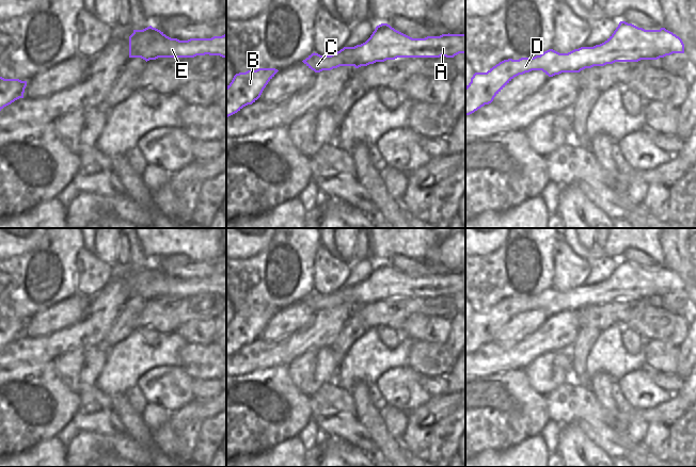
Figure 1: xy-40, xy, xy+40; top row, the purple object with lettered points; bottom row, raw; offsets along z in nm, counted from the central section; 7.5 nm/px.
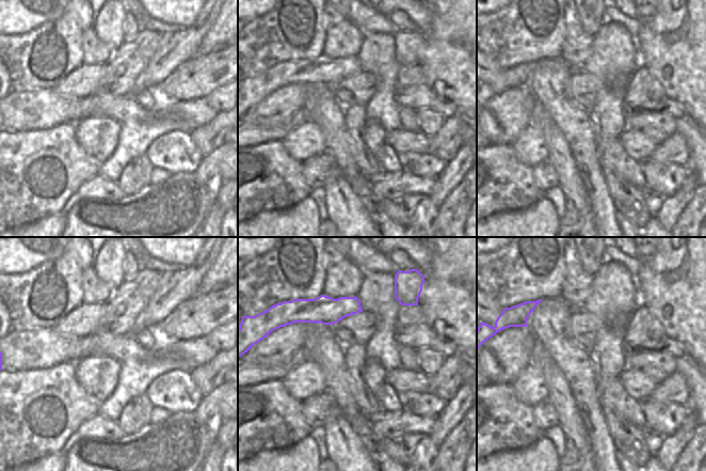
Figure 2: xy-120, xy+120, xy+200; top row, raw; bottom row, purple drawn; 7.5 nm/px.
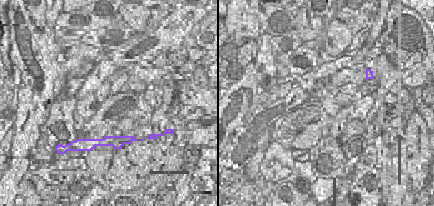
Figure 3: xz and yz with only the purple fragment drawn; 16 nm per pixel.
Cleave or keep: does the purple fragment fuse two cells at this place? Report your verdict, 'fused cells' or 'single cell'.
single cell

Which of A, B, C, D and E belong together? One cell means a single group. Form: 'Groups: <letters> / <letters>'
Groups: A B C D E.

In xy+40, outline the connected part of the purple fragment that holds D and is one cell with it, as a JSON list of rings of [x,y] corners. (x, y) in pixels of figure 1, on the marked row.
[[[620,21],[614,33],[600,45],[581,47],[568,53],[549,49],[534,58],[504,60],[487,73],[475,73],[465,86],[465,115],[491,103],[515,77],[532,70],[542,70],[553,77],[615,62],[658,60],[673,53],[684,53],[682,39],[673,32],[665,28],[645,30]]]

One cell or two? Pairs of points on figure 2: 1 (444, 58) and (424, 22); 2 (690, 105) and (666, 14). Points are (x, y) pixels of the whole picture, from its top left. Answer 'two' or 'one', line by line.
1: two
2: one

